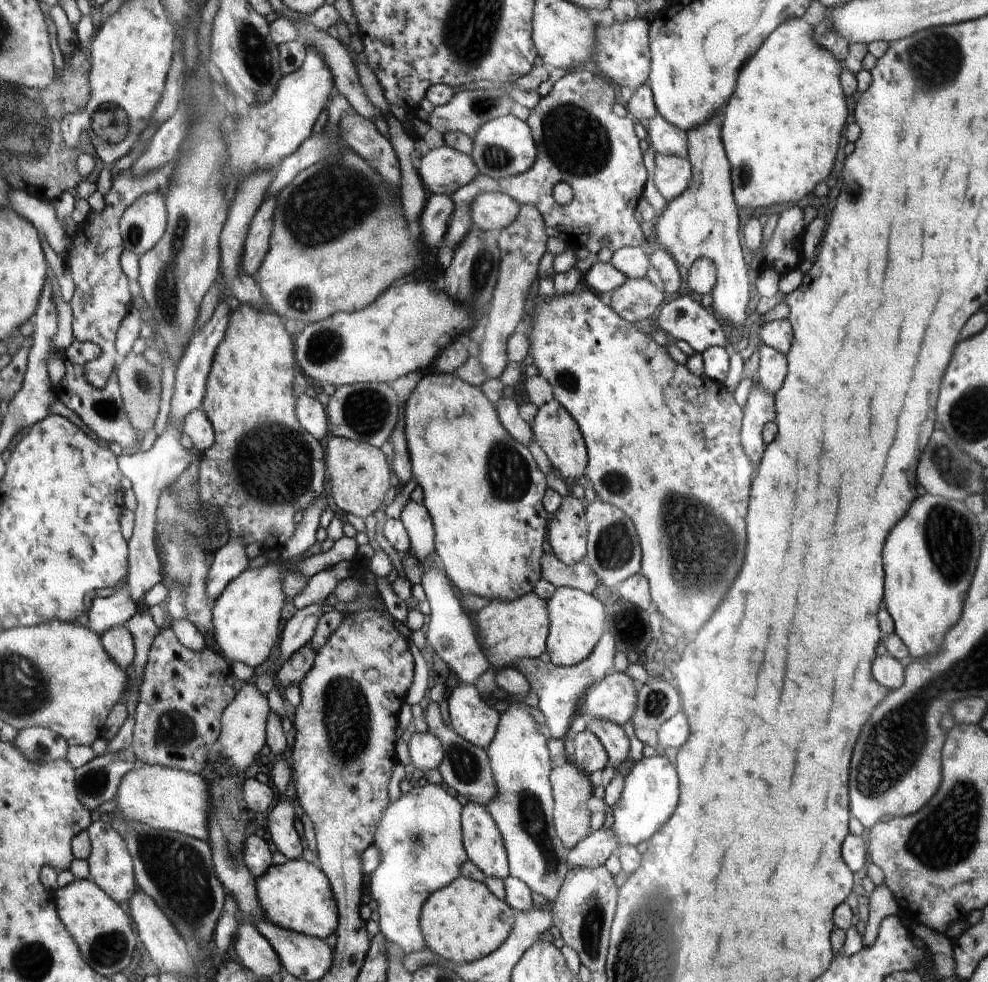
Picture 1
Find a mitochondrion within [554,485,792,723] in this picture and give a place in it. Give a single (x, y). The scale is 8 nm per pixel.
(686, 530)

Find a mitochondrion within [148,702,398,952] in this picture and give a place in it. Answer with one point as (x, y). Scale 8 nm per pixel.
(175, 730)

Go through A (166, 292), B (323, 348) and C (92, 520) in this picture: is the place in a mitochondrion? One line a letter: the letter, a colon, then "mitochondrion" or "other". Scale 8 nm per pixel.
A: mitochondrion
B: mitochondrion
C: other

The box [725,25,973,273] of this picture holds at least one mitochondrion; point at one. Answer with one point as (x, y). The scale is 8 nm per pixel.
(935, 60)

